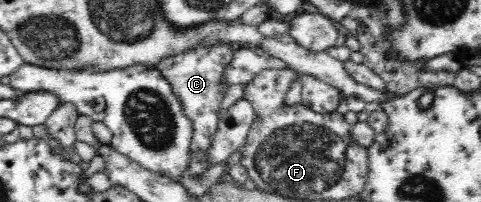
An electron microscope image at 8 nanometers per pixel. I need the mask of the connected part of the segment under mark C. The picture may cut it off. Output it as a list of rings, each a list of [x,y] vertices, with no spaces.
[[[218,43],[217,45],[210,45],[209,47],[198,47],[197,49],[186,51],[185,53],[174,55],[173,57],[164,58],[160,64],[155,68],[162,74],[162,77],[170,83],[172,87],[172,93],[174,97],[180,101],[180,105],[184,111],[184,114],[188,119],[190,119],[190,129],[192,129],[192,138],[190,138],[190,149],[193,157],[191,158],[191,163],[187,168],[191,174],[196,176],[197,174],[202,174],[206,168],[208,168],[208,163],[204,161],[206,158],[206,150],[216,134],[218,128],[218,112],[220,112],[220,102],[224,98],[224,83],[220,83],[221,79],[225,76],[225,71],[227,70],[230,62],[232,61],[233,51],[235,46],[228,43]]]

